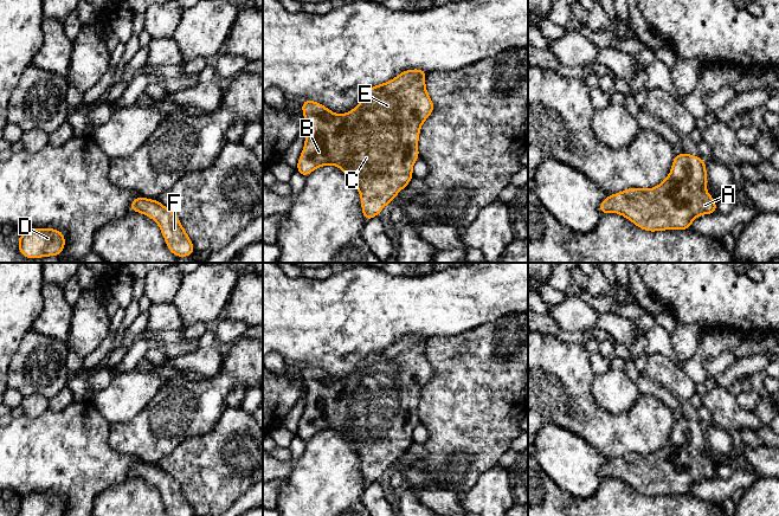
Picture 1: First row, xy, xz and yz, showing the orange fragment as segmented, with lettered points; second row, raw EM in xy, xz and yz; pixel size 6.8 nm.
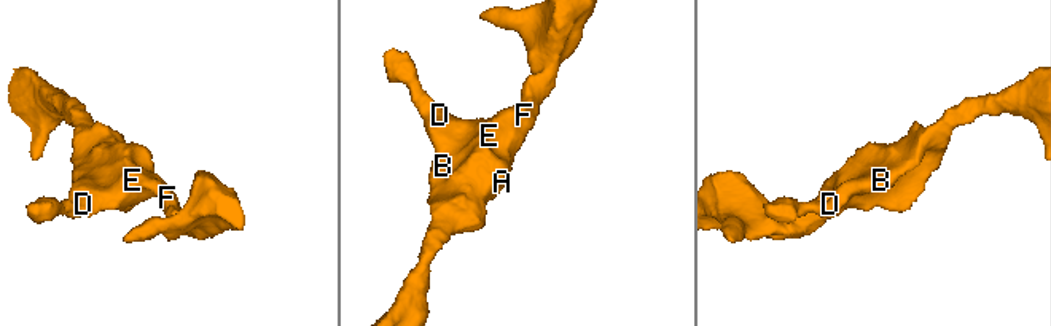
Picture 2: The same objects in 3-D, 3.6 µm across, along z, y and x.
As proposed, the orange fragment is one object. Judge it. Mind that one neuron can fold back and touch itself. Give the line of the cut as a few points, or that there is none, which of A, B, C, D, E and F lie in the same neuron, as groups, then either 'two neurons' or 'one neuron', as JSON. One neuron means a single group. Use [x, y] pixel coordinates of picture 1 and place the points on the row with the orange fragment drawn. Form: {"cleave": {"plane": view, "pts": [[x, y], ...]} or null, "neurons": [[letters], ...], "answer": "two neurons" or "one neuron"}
{"cleave": null, "neurons": [["A", "B", "C", "D", "E", "F"]], "answer": "one neuron"}

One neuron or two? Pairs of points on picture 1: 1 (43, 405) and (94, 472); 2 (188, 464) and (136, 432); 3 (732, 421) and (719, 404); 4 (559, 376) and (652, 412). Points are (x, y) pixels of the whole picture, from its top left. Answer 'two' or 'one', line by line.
1: two
2: two
3: one
4: one

